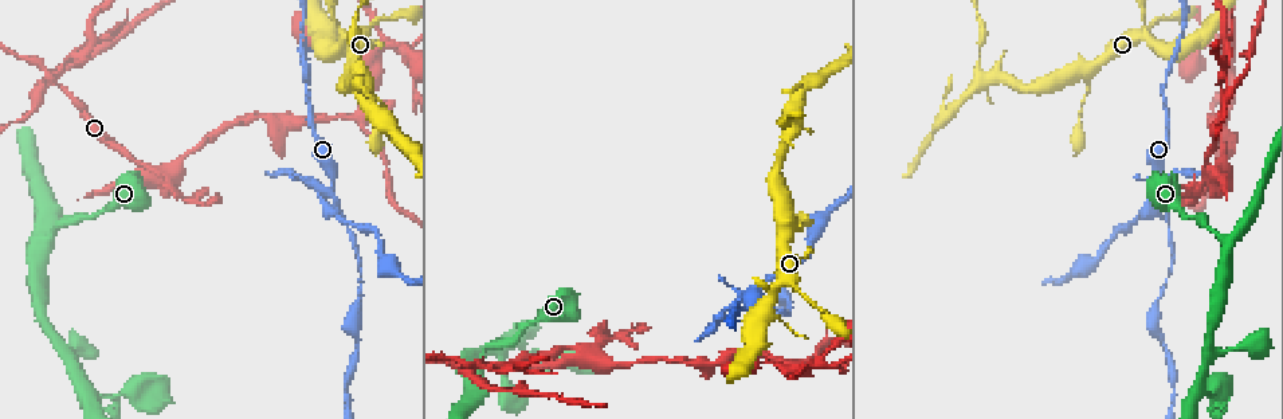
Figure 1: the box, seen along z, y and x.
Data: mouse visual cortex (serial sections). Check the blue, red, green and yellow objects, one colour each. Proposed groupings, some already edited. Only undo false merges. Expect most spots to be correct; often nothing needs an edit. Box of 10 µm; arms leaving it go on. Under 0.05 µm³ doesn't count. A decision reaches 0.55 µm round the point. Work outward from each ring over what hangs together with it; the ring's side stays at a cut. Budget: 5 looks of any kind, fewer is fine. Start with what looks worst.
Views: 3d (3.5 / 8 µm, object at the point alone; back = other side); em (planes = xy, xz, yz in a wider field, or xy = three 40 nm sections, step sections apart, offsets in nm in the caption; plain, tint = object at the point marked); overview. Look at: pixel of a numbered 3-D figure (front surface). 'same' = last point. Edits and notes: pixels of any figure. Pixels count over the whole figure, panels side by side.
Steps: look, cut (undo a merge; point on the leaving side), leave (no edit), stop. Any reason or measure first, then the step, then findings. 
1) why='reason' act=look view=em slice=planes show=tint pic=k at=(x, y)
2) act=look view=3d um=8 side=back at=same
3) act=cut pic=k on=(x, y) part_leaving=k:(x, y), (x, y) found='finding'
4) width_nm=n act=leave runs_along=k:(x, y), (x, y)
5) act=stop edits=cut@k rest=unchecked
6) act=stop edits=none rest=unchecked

why='three arms meet' act=look view=3d um=3.5 pic=1 at=(333, 192)

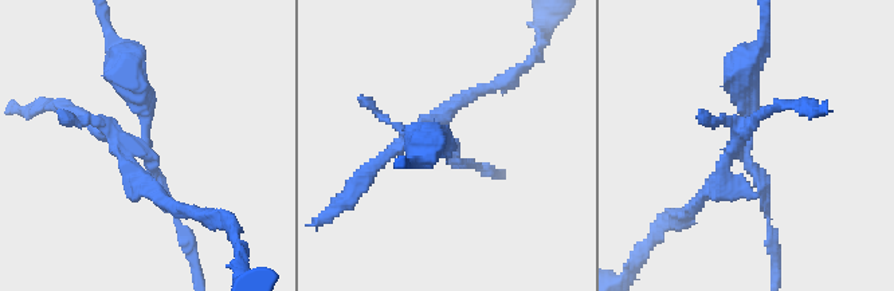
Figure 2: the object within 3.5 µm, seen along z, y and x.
act=look view=em slice=xy step=1 show=tint pic=2 at=(746, 148)

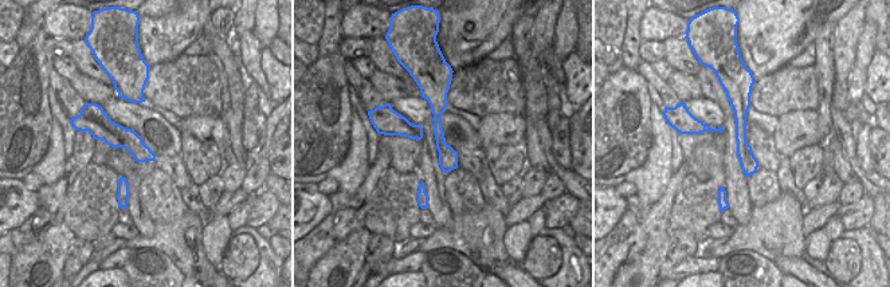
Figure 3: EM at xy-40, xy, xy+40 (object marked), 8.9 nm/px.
act=cut pic=2 on=(97, 129) part_leaving=2:(738, 148), (697, 205), (679, 213) found='a second cell is stuck on'

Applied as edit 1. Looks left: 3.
why='see it whole again' act=look view=overview

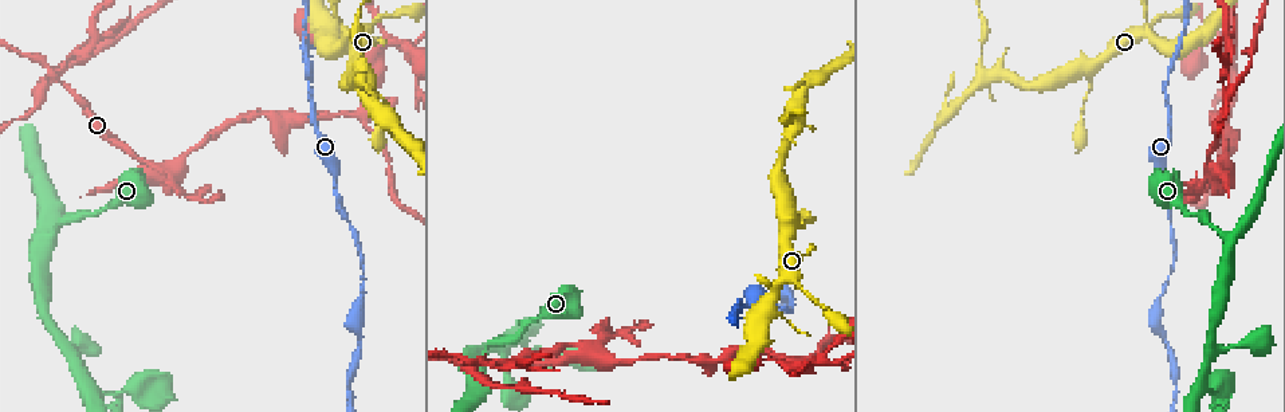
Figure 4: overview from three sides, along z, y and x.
why='calibre changes' act=look view=3d um=3.5 pic=4 at=(595, 355)

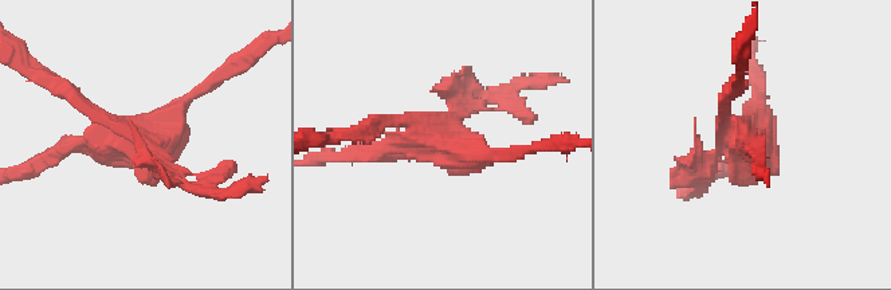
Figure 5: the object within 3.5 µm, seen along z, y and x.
why='need the tissue' act=look view=em slice=xy step=5 show=tint pic=5 at=(145, 138)

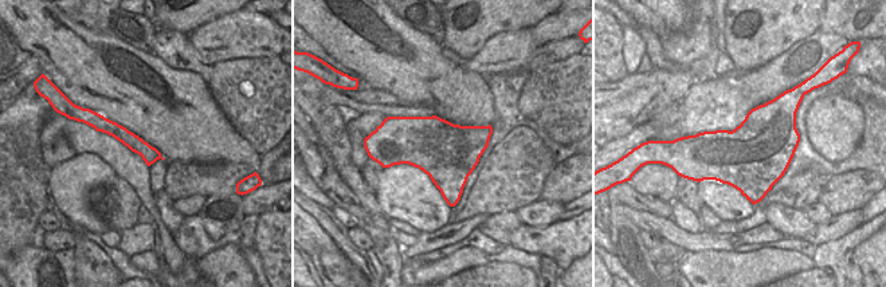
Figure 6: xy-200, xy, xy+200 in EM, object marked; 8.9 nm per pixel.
act=cut pic=5 on=(766, 138) part_leaving=5:(733, 121), (754, 137), (757, 79) found='a second cell is stuck on'

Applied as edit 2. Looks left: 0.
act=stop edits=cut@2,cut@5 rest=unchecked

